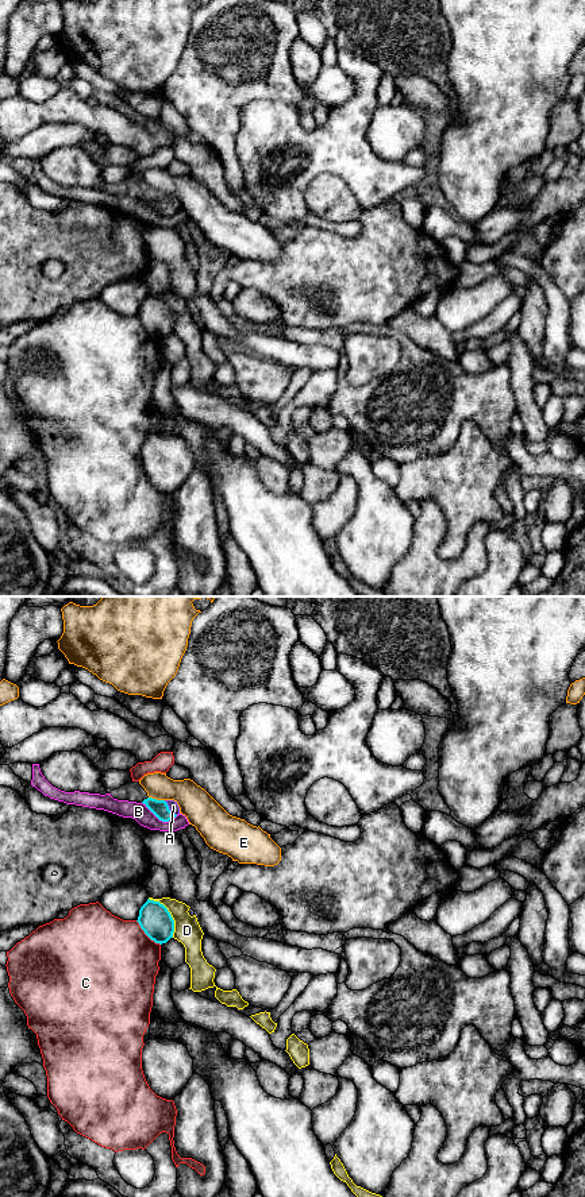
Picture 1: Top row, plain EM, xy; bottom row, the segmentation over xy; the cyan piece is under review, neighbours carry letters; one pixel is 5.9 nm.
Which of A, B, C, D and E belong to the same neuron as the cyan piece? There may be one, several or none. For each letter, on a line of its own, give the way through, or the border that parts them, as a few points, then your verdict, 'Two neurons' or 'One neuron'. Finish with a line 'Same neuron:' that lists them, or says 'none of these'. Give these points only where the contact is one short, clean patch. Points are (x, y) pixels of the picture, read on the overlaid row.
A: Path across: xy (160, 809), (168, 809), (173, 806). One neuron
B: Boundary: xy (142, 802), (162, 821), (172, 821), (177, 815). Two neurons
C: Two neurons
D: Boundary: xy (149, 898), (160, 902), (169, 912), (173, 921), (173, 937). Two neurons
E: Two neurons
Same neuron: A

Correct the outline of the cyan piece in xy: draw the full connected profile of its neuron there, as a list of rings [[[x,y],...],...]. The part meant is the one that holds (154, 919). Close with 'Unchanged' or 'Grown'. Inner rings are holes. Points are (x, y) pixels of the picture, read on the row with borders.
[[[147,899],[141,907],[136,920],[145,934],[155,943],[166,943],[173,938],[174,920],[168,908],[159,901]]]. Unchanged

